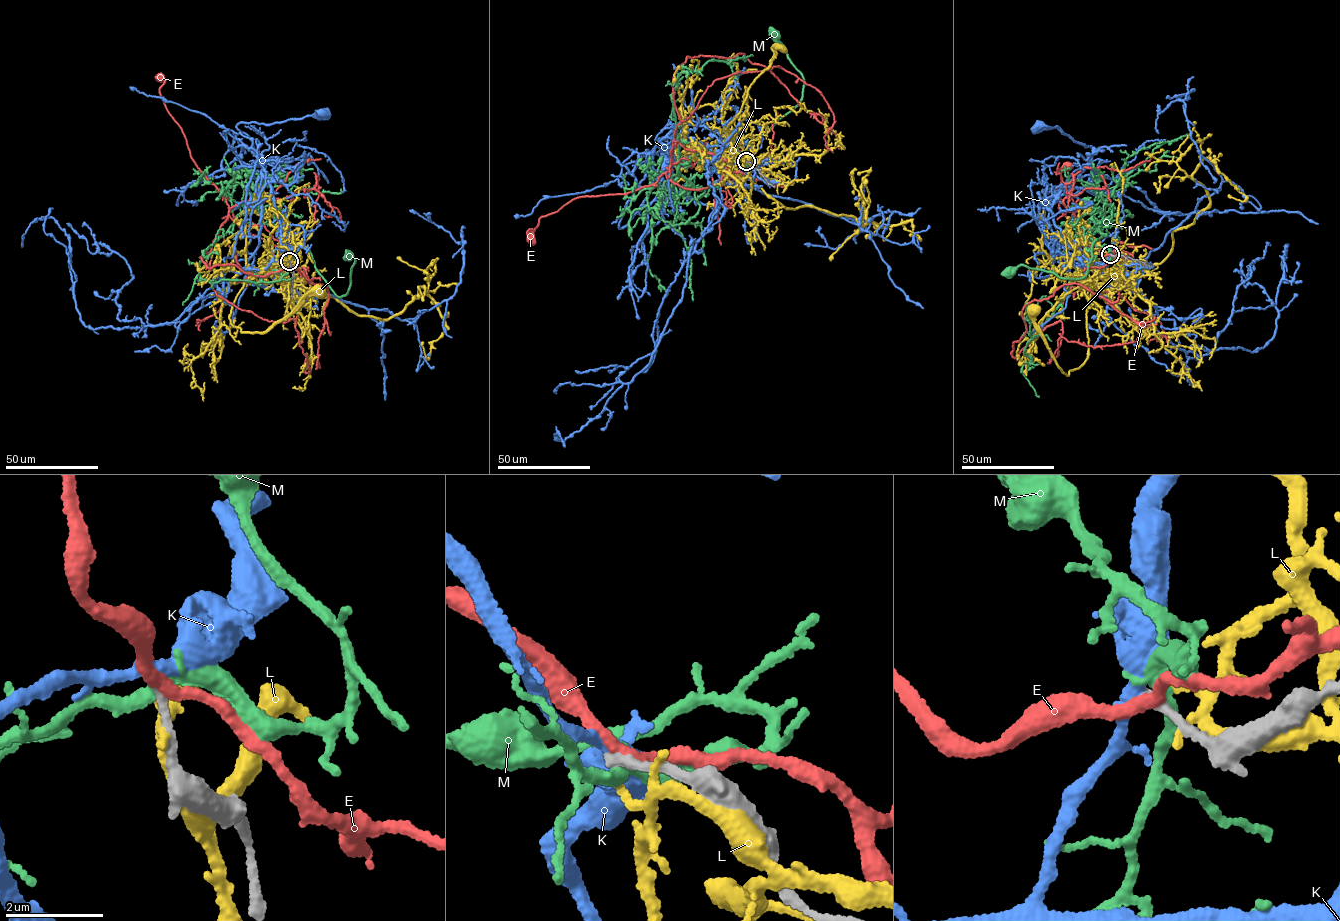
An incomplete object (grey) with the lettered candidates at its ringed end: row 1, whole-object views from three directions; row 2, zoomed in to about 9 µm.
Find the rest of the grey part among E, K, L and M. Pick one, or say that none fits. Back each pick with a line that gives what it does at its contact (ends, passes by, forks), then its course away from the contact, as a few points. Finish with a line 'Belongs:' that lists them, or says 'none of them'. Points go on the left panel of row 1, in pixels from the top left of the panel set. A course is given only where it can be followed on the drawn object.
Belongs: none of them

